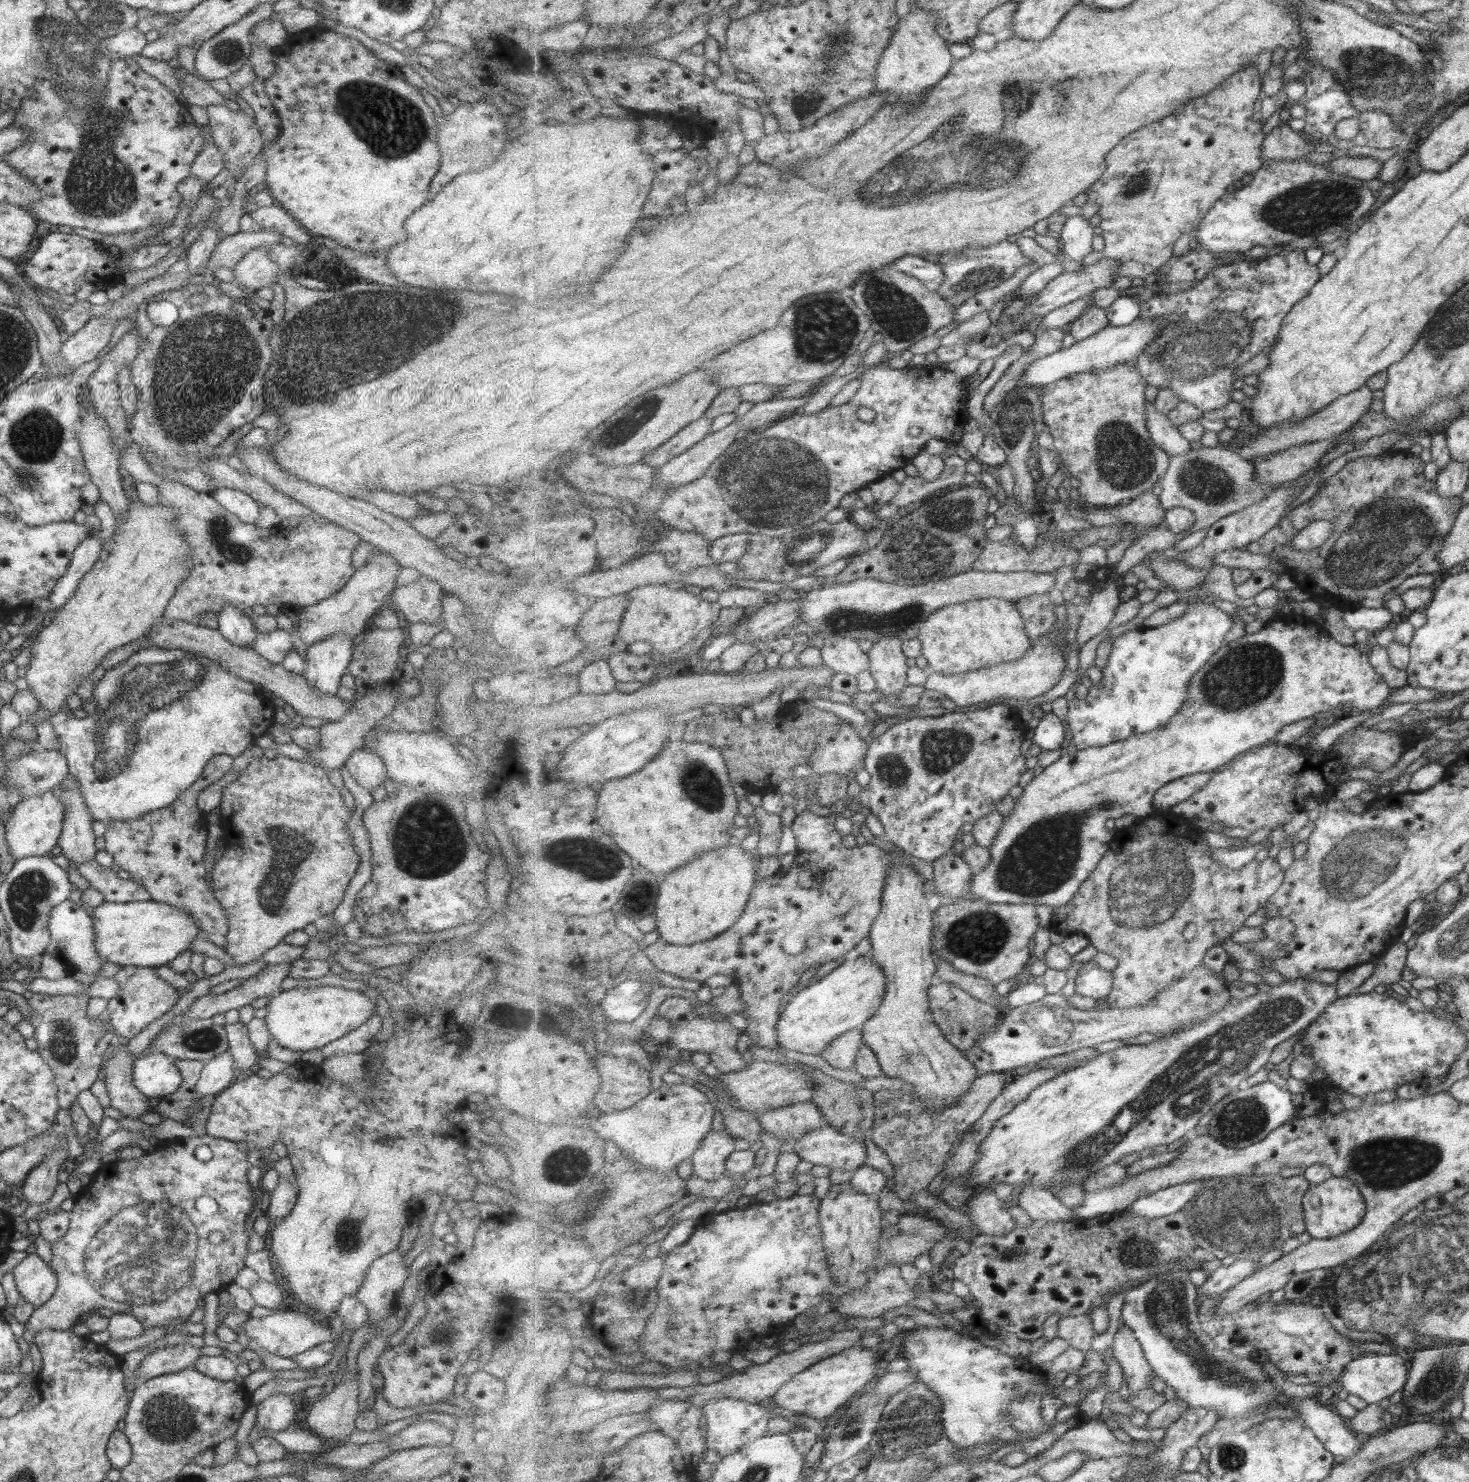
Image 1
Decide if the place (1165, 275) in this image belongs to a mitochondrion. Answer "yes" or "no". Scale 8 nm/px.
no

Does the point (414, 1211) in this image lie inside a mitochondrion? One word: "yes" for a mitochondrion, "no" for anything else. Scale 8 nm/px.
no

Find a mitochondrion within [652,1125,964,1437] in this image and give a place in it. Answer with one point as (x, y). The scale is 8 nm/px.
(853, 1411)

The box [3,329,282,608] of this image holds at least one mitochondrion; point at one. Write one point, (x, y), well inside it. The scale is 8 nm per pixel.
(36, 436)

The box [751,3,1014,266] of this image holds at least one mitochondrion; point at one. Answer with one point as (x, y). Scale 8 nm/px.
(832, 55)

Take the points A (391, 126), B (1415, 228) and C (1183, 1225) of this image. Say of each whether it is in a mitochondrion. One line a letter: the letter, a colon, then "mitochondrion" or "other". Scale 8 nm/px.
A: mitochondrion
B: other
C: mitochondrion

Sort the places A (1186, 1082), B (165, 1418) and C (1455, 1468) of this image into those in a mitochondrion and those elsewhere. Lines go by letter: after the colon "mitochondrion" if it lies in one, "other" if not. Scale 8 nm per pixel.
A: mitochondrion
B: mitochondrion
C: other

